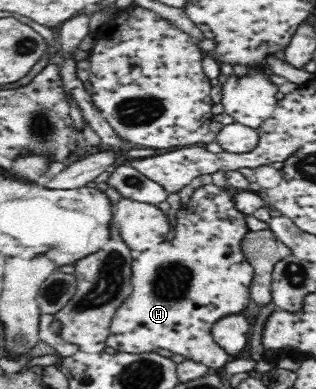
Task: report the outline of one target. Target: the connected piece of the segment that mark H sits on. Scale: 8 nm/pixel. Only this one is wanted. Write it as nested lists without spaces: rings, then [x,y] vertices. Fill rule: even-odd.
[[[212,184],[194,190],[190,202],[176,211],[176,233],[172,241],[134,254],[131,264],[132,293],[115,311],[111,321],[107,347],[129,354],[146,354],[158,349],[169,349],[176,355],[186,355],[187,360],[196,361],[209,368],[226,365],[229,353],[211,335],[212,325],[224,315],[240,313],[251,299],[250,283],[254,276],[240,244],[248,233],[245,215],[235,209],[230,190],[220,190]]]

